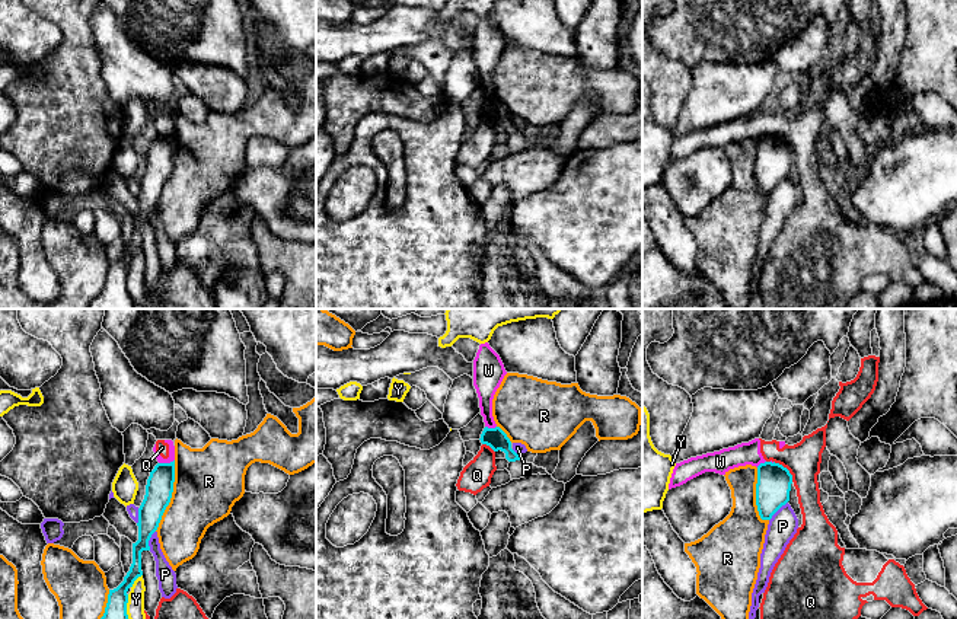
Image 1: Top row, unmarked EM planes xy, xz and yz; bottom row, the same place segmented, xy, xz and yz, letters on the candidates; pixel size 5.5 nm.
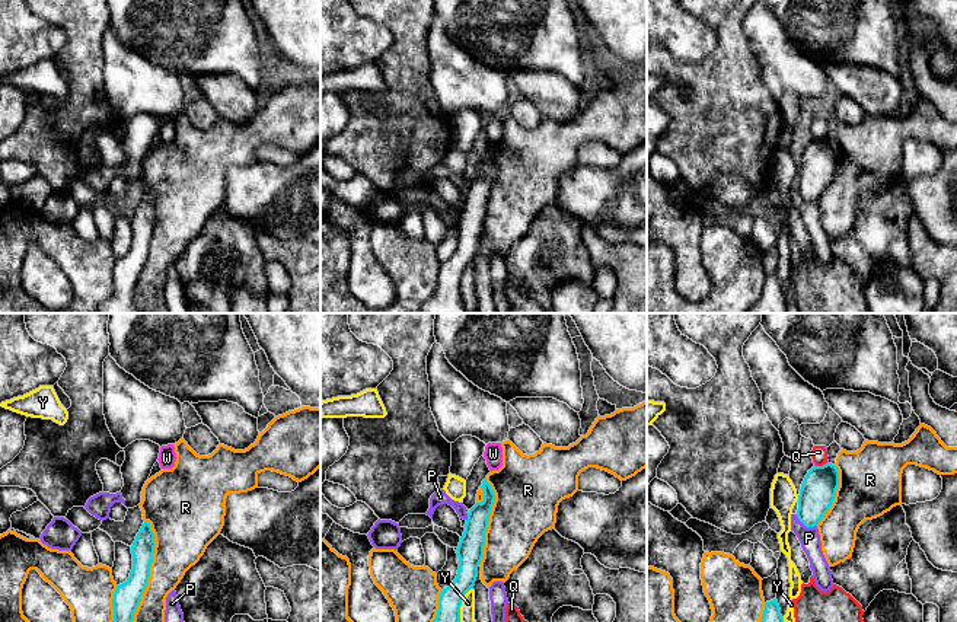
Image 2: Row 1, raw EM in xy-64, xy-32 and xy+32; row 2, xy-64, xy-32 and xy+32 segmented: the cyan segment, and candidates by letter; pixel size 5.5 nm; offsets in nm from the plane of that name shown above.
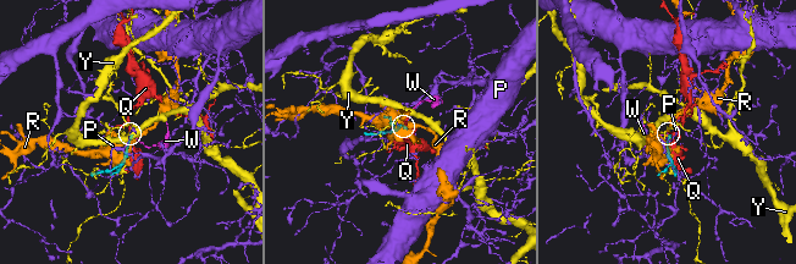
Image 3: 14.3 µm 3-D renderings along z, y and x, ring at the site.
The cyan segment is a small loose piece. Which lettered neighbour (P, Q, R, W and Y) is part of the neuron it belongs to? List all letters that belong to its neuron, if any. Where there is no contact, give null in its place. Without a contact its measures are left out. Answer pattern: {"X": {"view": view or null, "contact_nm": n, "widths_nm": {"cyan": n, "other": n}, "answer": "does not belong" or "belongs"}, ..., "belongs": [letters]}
{"P": {"view": "yz", "contact_nm": 150, "widths_nm": {"cyan": 190, "other": 160}, "answer": "does not belong"}, "Q": {"view": "yz", "contact_nm": 160, "widths_nm": {"cyan": 190, "other": 190}, "answer": "does not belong"}, "R": {"view": "xy", "contact_nm": 400, "widths_nm": {"cyan": 150, "other": 380}, "answer": "does not belong"}, "W": {"view": "xy", "contact_nm": 90, "widths_nm": {"cyan": 150, "other": 40}, "answer": "does not belong"}, "Y": {"view": "xy", "contact_nm": 190, "widths_nm": {"cyan": 220, "other": 100}, "answer": "does not belong"}, "belongs": []}

